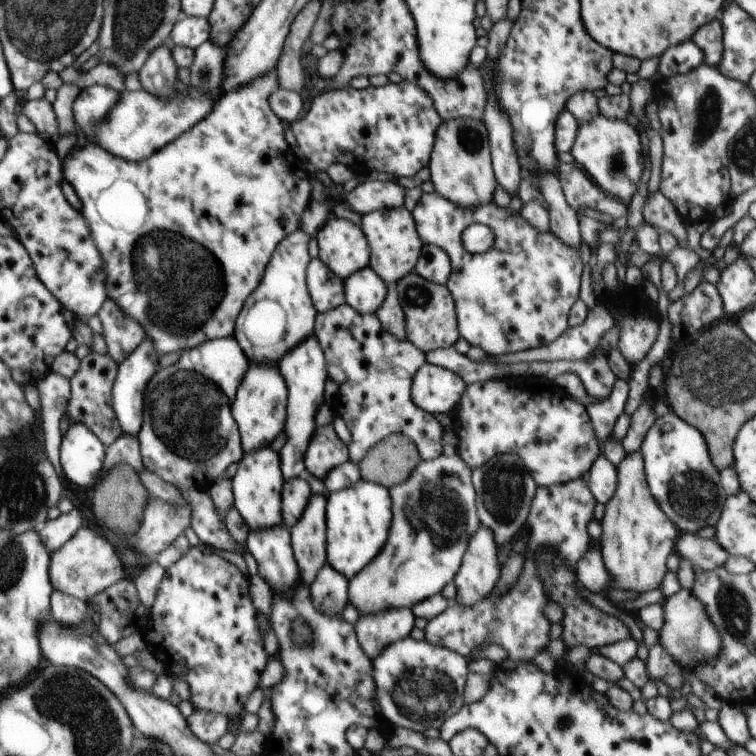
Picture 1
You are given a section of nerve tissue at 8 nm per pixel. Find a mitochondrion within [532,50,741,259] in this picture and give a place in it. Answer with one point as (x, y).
(708, 111)

